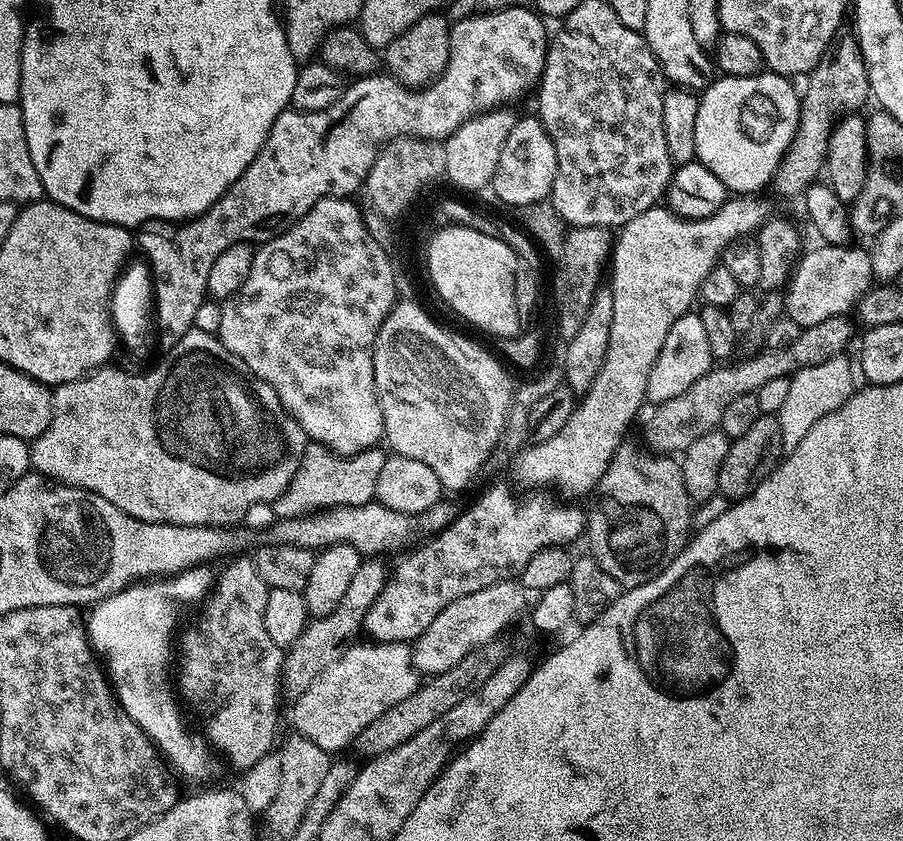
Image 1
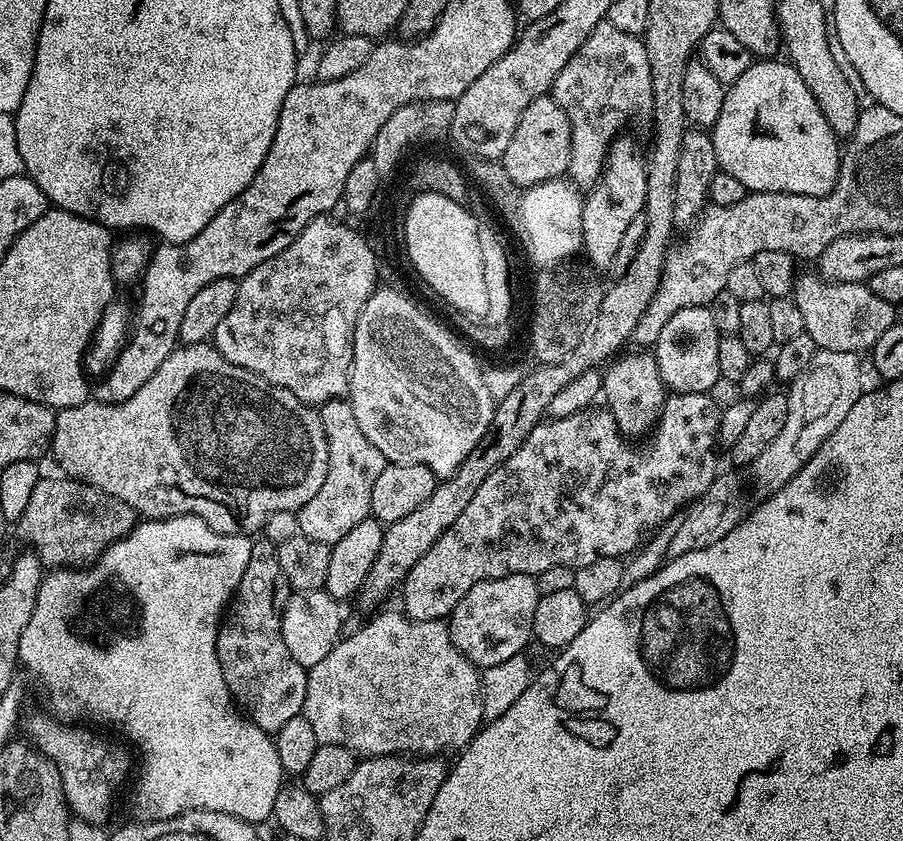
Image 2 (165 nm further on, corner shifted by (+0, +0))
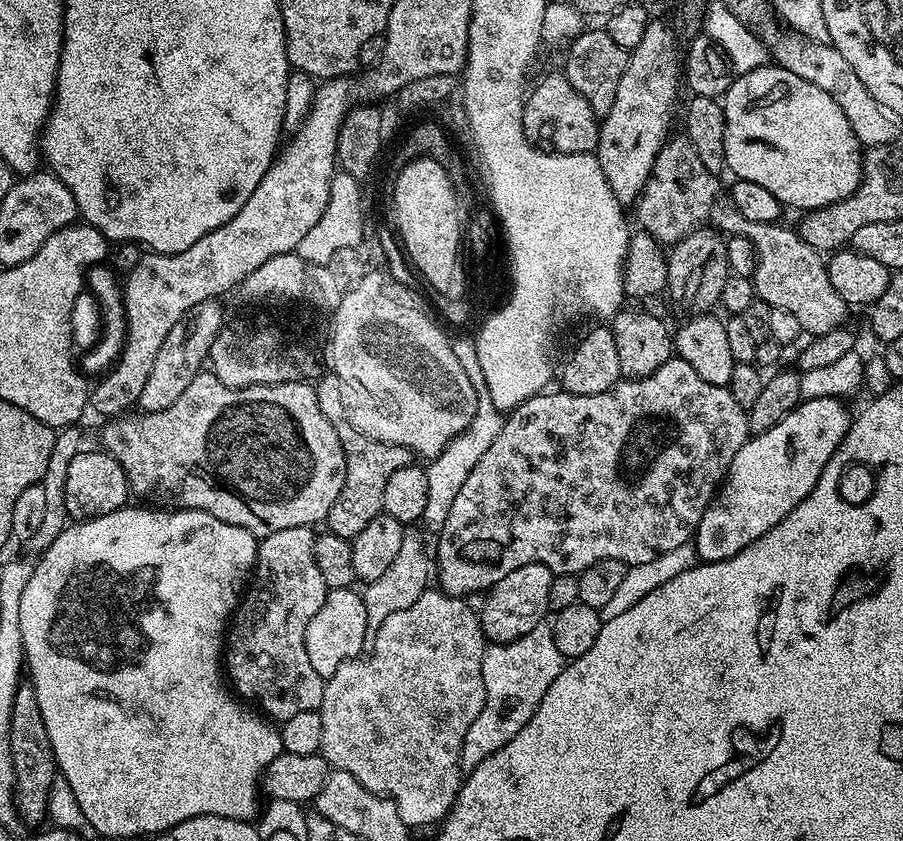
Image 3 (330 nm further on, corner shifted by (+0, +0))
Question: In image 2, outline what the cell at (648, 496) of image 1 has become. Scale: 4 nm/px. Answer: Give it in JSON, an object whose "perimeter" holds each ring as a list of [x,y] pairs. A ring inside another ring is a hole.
{"perimeter":[[[646,350],[634,351],[638,352],[619,355],[603,371],[602,400],[608,411],[614,414],[614,422],[624,437],[644,438],[655,429],[668,391],[658,373],[655,355]]]}

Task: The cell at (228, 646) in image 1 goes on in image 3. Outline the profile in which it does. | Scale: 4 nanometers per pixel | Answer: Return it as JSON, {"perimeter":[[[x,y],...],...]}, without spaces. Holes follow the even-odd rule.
{"perimeter":[[[290,526],[290,530],[278,530],[257,543],[256,567],[226,632],[226,651],[222,660],[235,695],[251,702],[276,722],[294,718],[294,714],[317,711],[324,693],[325,677],[310,666],[310,658],[306,655],[306,626],[310,626],[310,618],[314,618],[322,608],[322,602],[326,602],[329,589],[314,558],[316,537],[317,533],[311,527]]]}

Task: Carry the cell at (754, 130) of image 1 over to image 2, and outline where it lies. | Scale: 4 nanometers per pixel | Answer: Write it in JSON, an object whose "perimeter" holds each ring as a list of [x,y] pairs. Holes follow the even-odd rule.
{"perimeter":[[[764,58],[753,62],[746,74],[738,78],[724,93],[722,112],[718,122],[710,130],[714,142],[714,154],[718,154],[719,171],[731,174],[742,182],[748,192],[789,192],[807,196],[825,196],[830,194],[840,177],[842,144],[830,130],[826,114],[818,110],[814,94],[806,90],[806,82],[791,63],[779,64],[779,59]]]}

